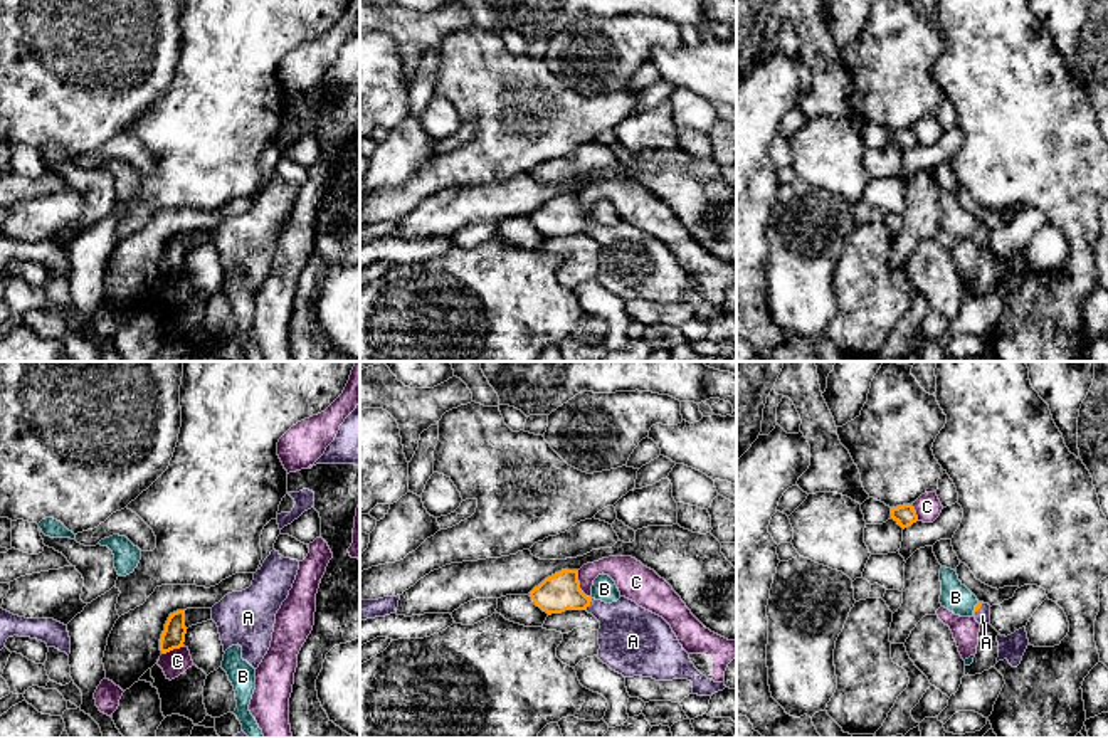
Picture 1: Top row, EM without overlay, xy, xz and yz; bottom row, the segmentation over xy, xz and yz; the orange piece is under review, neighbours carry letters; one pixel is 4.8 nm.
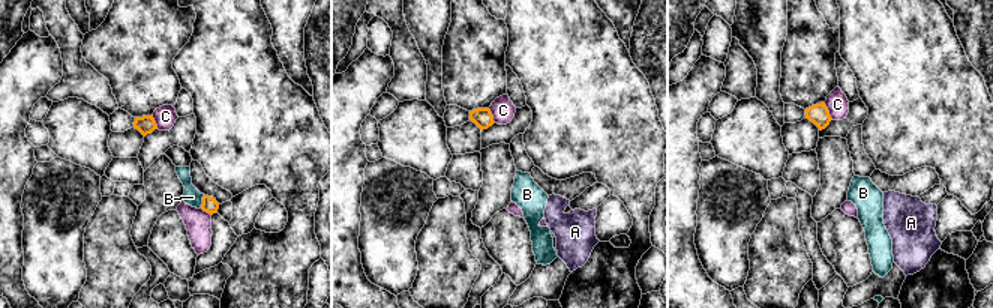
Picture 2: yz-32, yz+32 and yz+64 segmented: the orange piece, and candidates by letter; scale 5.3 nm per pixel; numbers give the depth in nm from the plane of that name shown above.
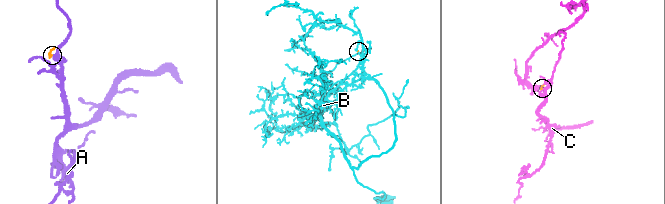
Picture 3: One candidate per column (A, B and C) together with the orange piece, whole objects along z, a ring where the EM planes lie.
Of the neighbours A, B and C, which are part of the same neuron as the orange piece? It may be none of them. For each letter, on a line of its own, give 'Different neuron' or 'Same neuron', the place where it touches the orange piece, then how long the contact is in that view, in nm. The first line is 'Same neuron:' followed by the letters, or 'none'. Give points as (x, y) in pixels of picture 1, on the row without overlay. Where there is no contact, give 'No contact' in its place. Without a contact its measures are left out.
Same neuron: A
A: Same neuron. Touches orange at xz (589, 227). Shared border 70 nm
B: Different neuron. Touches orange at yz (976, 232). Shared border 70 nm
C: Different neuron. Touches orange at xz (579, 209). Shared border 150 nm

